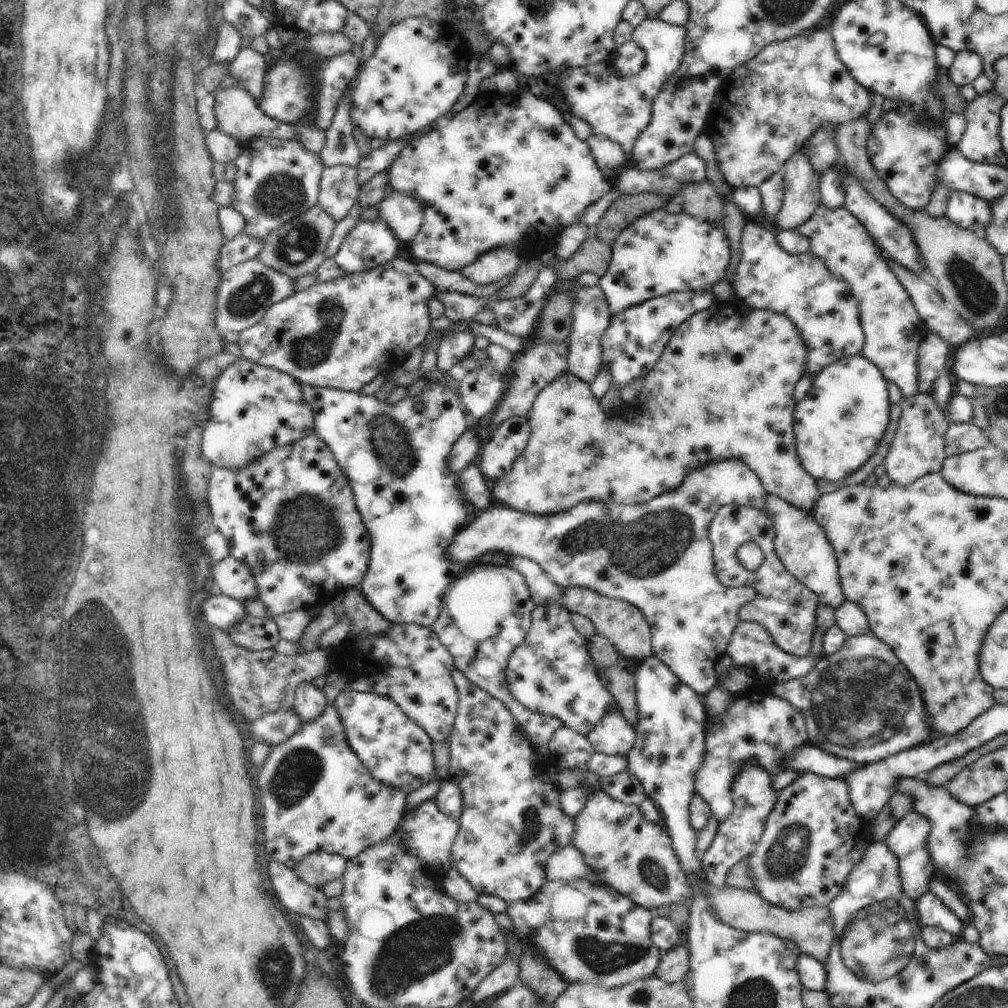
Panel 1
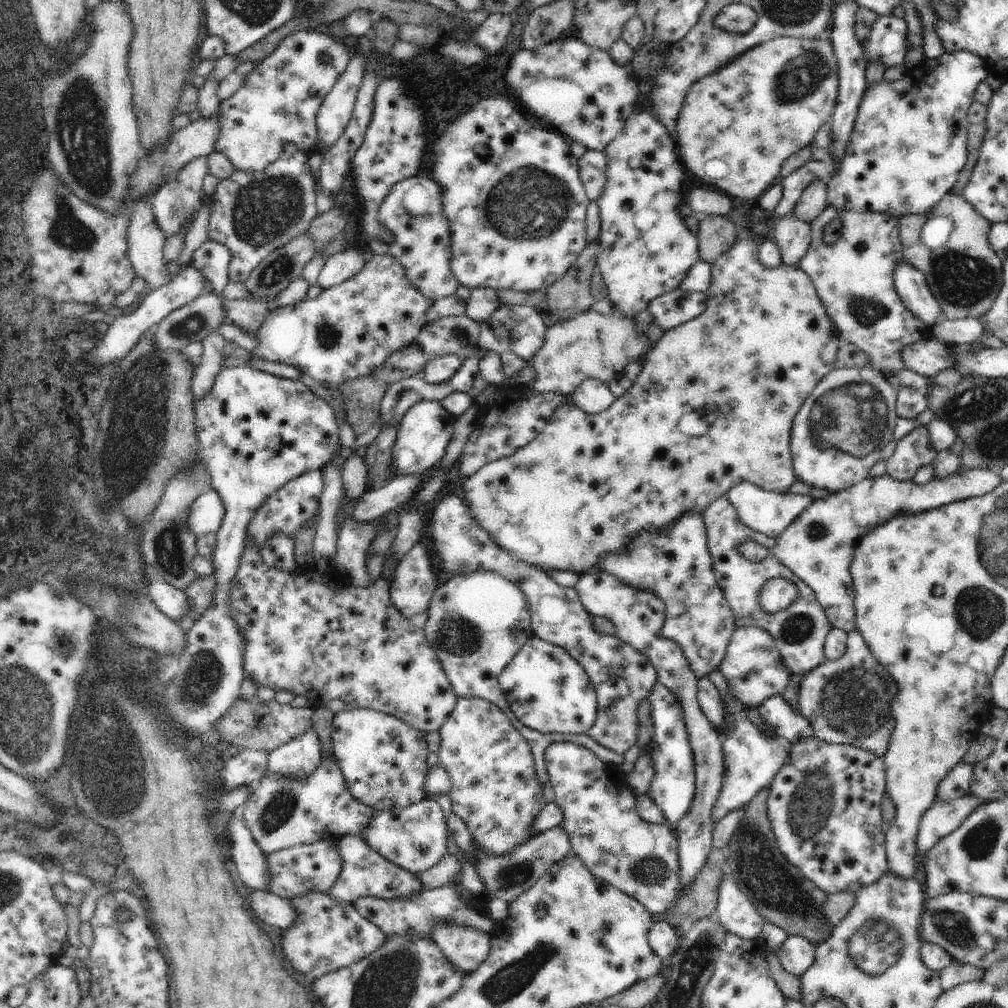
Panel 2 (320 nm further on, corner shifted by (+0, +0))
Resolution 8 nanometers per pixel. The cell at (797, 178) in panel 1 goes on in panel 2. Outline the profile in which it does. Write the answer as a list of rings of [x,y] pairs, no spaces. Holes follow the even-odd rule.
[[[793,212],[776,225],[773,241],[781,252],[782,265],[798,267],[811,239],[811,224],[798,220]]]

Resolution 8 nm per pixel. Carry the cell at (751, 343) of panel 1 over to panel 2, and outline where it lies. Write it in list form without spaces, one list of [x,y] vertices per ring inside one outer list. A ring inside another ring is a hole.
[[[736,209],[730,212],[729,218],[737,226],[738,240],[711,266],[712,282],[706,292],[706,310],[695,319],[667,330],[662,335],[652,350],[646,354],[642,370],[626,394],[617,398],[604,412],[595,415],[580,410],[571,398],[567,398],[567,402],[554,411],[550,422],[547,422],[545,429],[532,442],[510,456],[485,464],[476,474],[466,478],[462,490],[468,502],[467,509],[470,516],[490,535],[496,546],[508,552],[514,562],[527,562],[545,573],[549,570],[569,570],[580,576],[596,569],[605,555],[626,553],[626,549],[633,544],[638,533],[665,529],[686,513],[702,515],[712,502],[724,497],[738,483],[748,481],[767,491],[785,493],[797,479],[790,448],[792,423],[802,403],[810,396],[816,385],[836,369],[838,349],[843,341],[838,336],[835,324],[826,312],[826,307],[817,295],[811,278],[798,267],[780,265],[771,269],[766,268],[759,261],[759,249],[749,233],[748,219],[746,220]],[[704,404],[719,406],[719,415],[712,428],[702,436],[688,436],[680,432],[677,427],[679,418],[697,408],[702,408]]]

